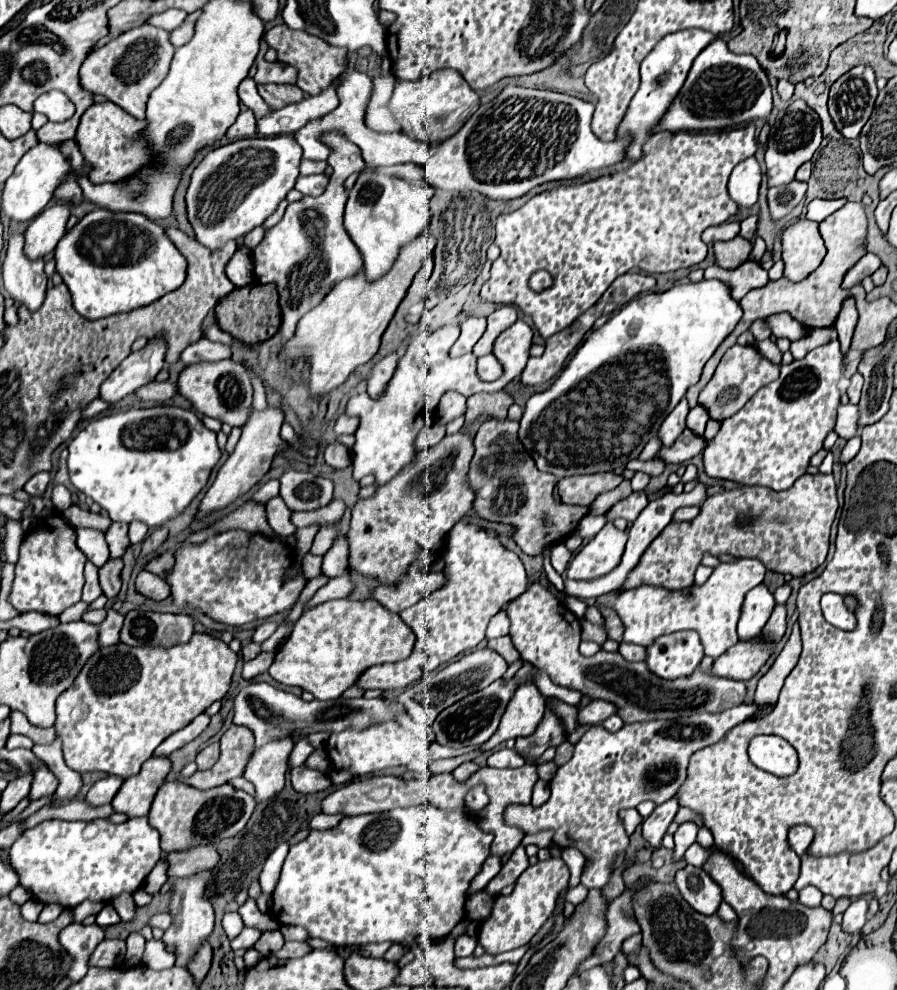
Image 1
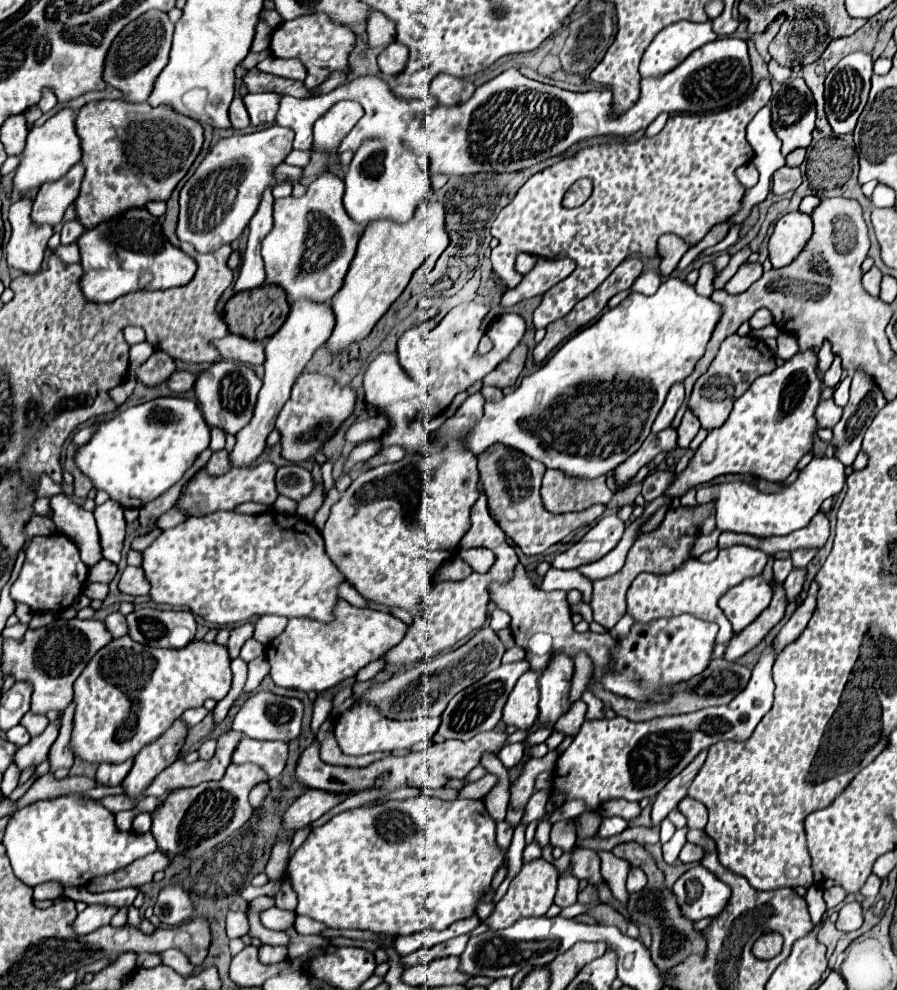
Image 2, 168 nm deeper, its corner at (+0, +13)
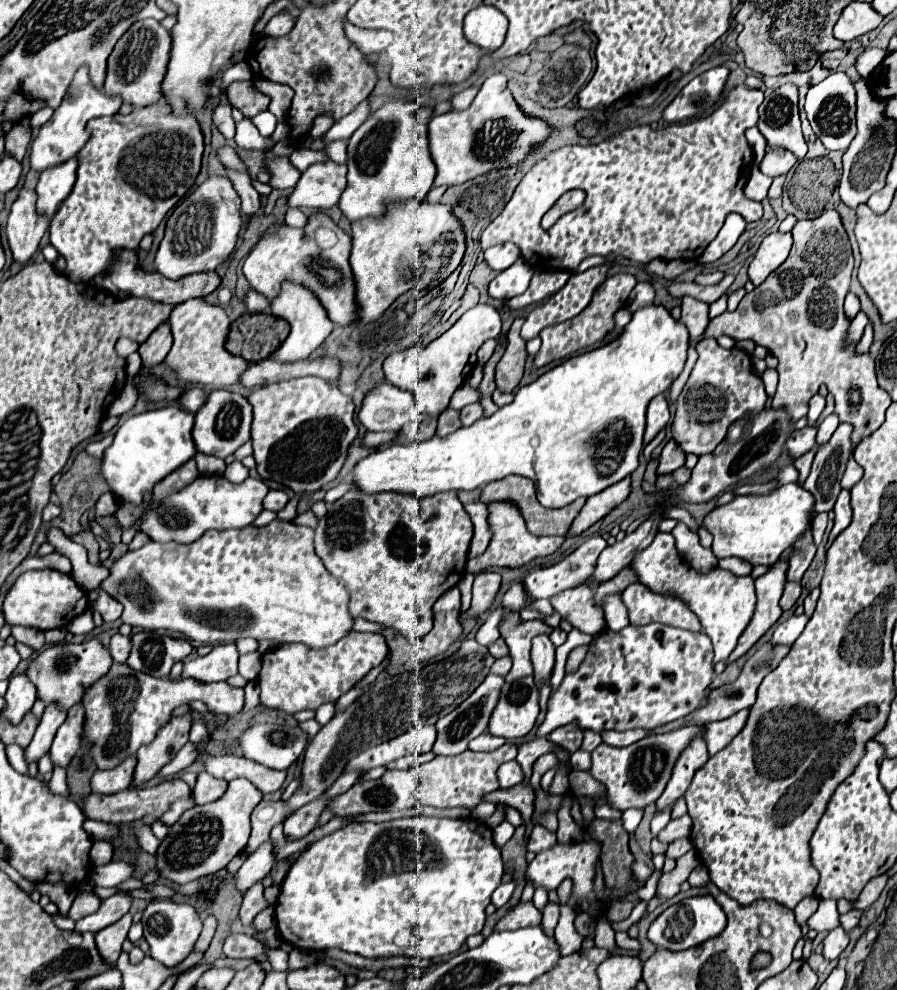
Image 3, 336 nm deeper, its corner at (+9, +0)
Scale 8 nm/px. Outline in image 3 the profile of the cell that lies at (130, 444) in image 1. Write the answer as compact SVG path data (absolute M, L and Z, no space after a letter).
M165 406L159 410L135 414L119 426L113 444L103 456L101 470L119 502L127 500L139 504L143 500L143 492L151 492L159 480L163 480L167 474L171 474L197 454L191 438L193 420L193 414L183 408Z

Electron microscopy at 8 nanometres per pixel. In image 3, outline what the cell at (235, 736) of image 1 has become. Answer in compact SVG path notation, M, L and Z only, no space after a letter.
M175 778L175 780L169 780L169 782L161 782L153 788L129 788L129 790L123 790L123 792L117 792L117 794L111 794L111 796L103 796L103 794L89 794L85 798L85 816L91 818L91 820L101 820L101 822L107 822L107 824L129 824L133 820L139 820L147 814L153 814L157 818L163 816L163 812L169 810L169 806L179 800L179 798L187 798L191 794L189 786Z

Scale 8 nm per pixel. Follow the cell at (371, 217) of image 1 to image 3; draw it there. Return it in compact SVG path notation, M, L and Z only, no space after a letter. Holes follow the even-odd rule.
M393 100L373 112L349 138L347 146L347 188L341 194L339 208L355 222L365 216L383 216L385 200L405 202L411 198L425 198L435 180L435 162L427 144L427 122L433 108L421 108L417 102ZM419 112L423 112L423 130L419 128Z

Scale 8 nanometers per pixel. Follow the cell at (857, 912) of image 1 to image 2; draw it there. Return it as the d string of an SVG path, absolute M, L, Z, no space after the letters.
M852 901L852 903L846 903L842 905L842 909L838 911L838 921L836 921L836 927L840 931L854 931L862 925L862 905L858 901Z

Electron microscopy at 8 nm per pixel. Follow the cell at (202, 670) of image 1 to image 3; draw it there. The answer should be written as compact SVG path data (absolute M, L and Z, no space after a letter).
M113 664L111 670L101 678L97 680L91 688L85 690L85 696L83 696L83 704L85 704L85 710L87 710L87 718L85 718L85 732L83 732L83 740L91 740L93 742L93 748L91 748L91 758L97 762L97 768L99 770L105 770L105 768L115 768L117 764L121 764L127 756L135 754L139 750L139 746L143 744L149 744L157 730L171 718L171 712L173 708L181 706L181 704L189 704L191 700L201 700L205 702L215 714L229 714L229 716L235 716L243 710L245 706L245 694L241 688L233 688L229 686L227 682L213 682L213 684L201 684L197 680L175 680L171 682L169 678L153 678L149 674L143 674L143 672L135 672L131 670L127 664Z

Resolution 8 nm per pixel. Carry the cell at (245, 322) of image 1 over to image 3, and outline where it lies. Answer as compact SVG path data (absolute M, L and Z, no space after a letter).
M245 314L231 324L227 352L247 362L269 358L289 336L289 324L273 314Z

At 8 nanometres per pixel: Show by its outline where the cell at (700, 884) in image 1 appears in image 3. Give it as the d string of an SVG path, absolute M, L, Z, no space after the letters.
M697 896L697 898L687 898L679 904L669 906L649 928L649 940L657 948L665 948L671 952L681 952L687 948L695 948L709 938L715 938L723 932L725 928L725 916L721 906L715 902L713 896Z

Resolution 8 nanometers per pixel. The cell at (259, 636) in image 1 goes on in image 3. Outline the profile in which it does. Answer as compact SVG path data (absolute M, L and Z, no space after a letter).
M219 644L207 656L185 662L181 678L193 678L201 682L223 682L237 674L239 652L235 644Z

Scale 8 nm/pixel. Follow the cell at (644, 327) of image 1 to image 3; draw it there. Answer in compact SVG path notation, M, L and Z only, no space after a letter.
M643 306L633 314L619 338L593 352L569 358L529 386L519 388L515 400L499 408L493 416L463 426L445 438L433 436L431 440L391 444L375 450L353 466L351 482L361 492L411 494L417 500L423 500L449 490L475 490L483 484L503 480L509 474L517 474L536 482L537 499L545 508L563 508L581 496L589 498L637 470L639 454L643 450L647 404L653 396L665 392L679 376L685 366L687 344L687 328L673 320L663 306Z

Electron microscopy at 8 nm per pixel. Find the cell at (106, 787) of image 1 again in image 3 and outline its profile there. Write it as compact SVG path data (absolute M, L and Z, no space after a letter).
M129 756L119 766L109 770L97 770L91 778L91 788L95 794L115 794L119 790L127 790L133 782L133 770L135 770L137 758Z

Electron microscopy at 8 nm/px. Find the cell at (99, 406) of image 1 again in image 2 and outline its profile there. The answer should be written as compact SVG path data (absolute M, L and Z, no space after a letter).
M126 379L124 383L120 383L118 387L114 387L114 389L110 391L112 401L114 401L116 405L122 405L122 403L128 399L128 395L132 393L134 387L136 387L136 379Z

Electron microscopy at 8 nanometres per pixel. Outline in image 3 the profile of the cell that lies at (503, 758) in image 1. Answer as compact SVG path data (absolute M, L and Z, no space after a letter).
M513 760L513 762L505 762L501 768L499 768L499 782L501 782L501 788L511 788L511 786L517 786L523 782L525 774L521 770L521 766Z

